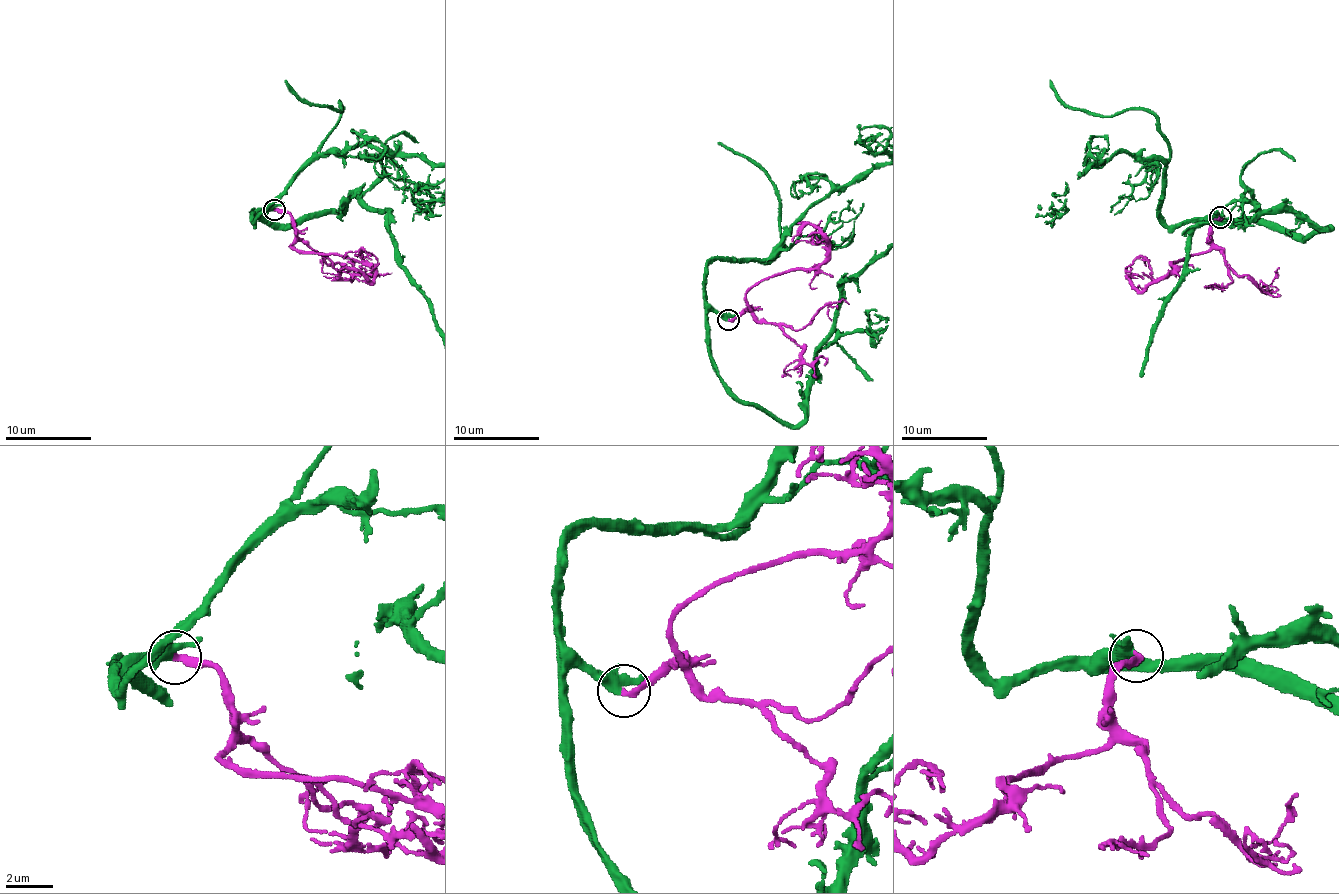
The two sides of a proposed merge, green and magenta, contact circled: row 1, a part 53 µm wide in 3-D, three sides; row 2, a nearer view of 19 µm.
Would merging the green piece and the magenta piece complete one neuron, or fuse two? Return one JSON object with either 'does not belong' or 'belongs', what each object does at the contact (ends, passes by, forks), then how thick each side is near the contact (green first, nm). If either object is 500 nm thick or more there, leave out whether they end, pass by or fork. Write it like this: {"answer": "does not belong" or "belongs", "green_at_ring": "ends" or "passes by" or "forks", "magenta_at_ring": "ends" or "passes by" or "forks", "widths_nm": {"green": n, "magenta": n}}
{"answer": "belongs", "green_at_ring": "forks", "magenta_at_ring": "ends", "widths_nm": {"green": 340, "magenta": 280}}

